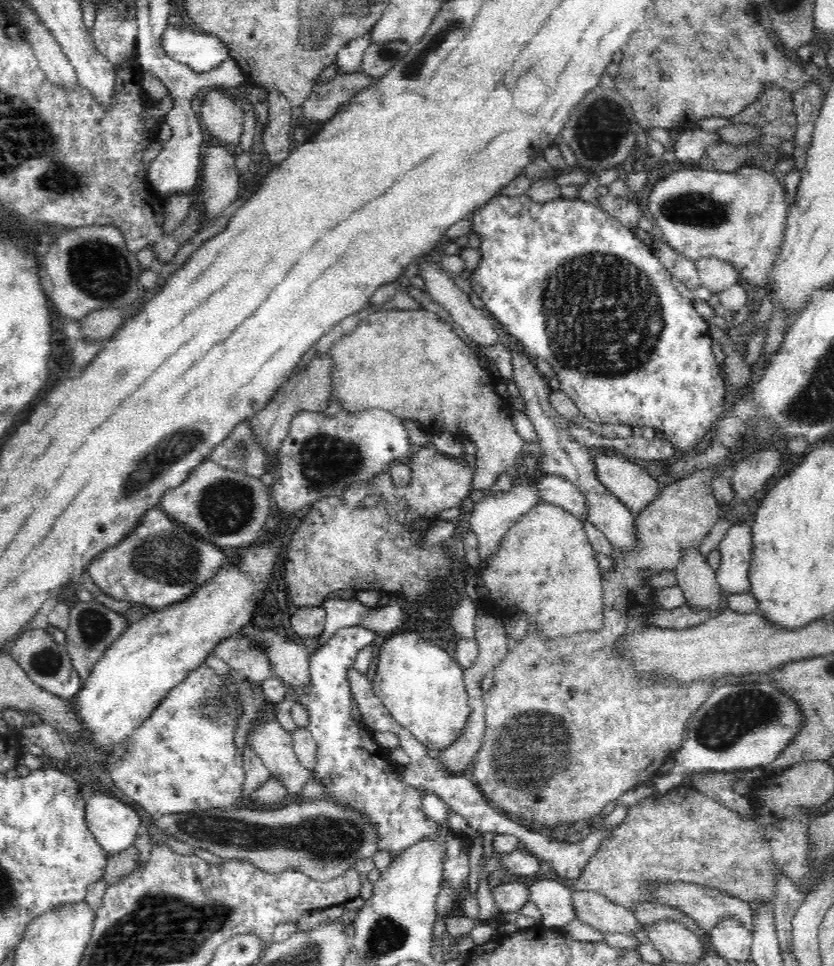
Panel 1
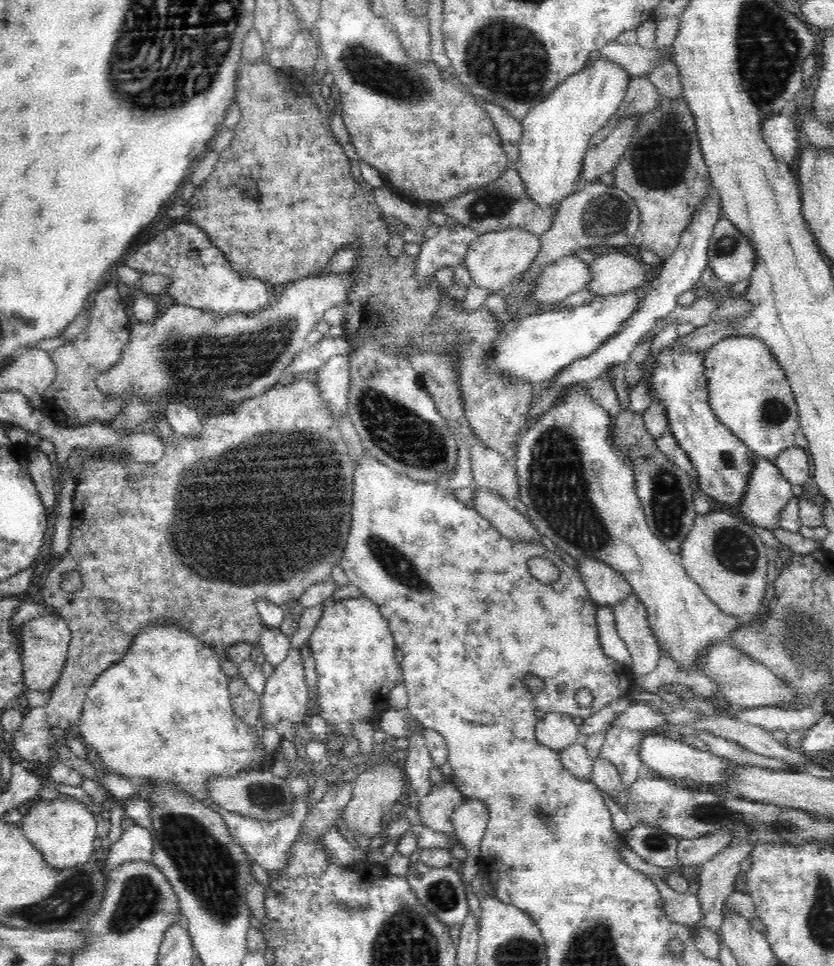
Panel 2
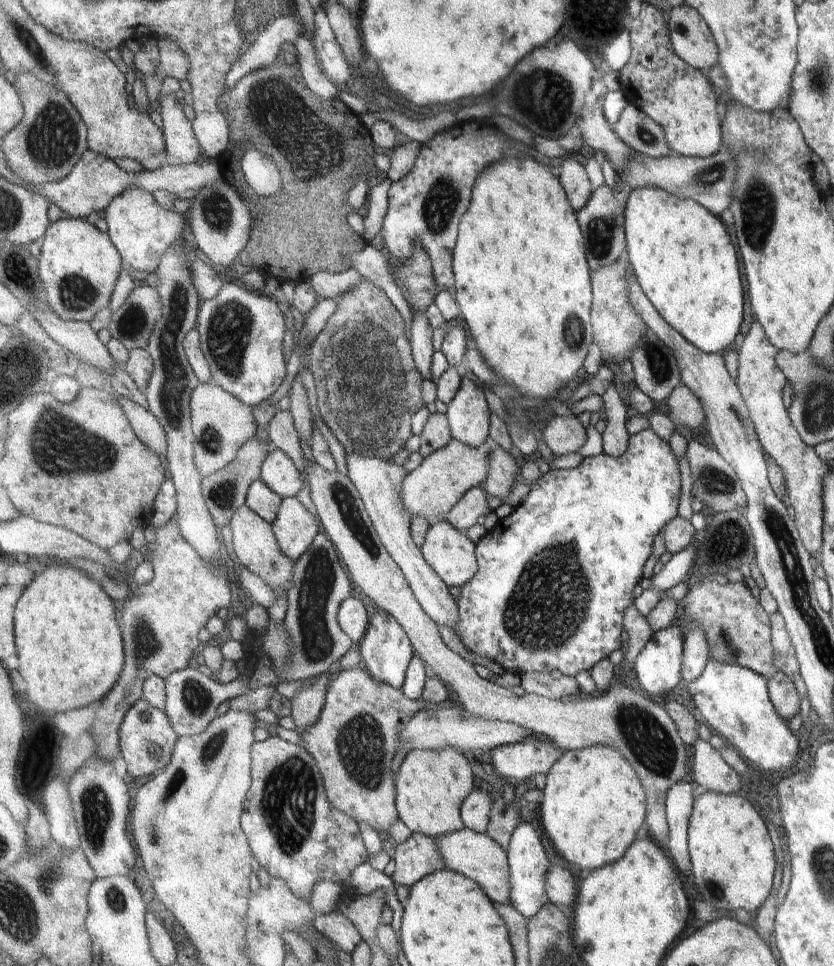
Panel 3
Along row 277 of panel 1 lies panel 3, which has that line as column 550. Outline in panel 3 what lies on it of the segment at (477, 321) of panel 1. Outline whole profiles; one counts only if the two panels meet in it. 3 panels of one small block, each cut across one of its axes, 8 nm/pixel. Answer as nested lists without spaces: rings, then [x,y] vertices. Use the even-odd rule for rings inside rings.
[[[556,416],[544,428],[543,436],[553,456],[567,456],[574,452],[579,453],[585,446],[589,437],[589,428],[583,426],[578,416],[569,416],[569,418]]]

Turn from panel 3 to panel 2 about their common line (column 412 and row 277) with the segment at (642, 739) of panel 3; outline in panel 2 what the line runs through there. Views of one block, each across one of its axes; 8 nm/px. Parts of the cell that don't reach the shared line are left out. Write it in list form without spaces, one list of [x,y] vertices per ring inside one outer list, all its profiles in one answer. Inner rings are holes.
[[[608,252],[594,258],[589,268],[589,281],[584,290],[596,296],[622,294],[643,282],[645,269],[643,263],[630,255]]]

